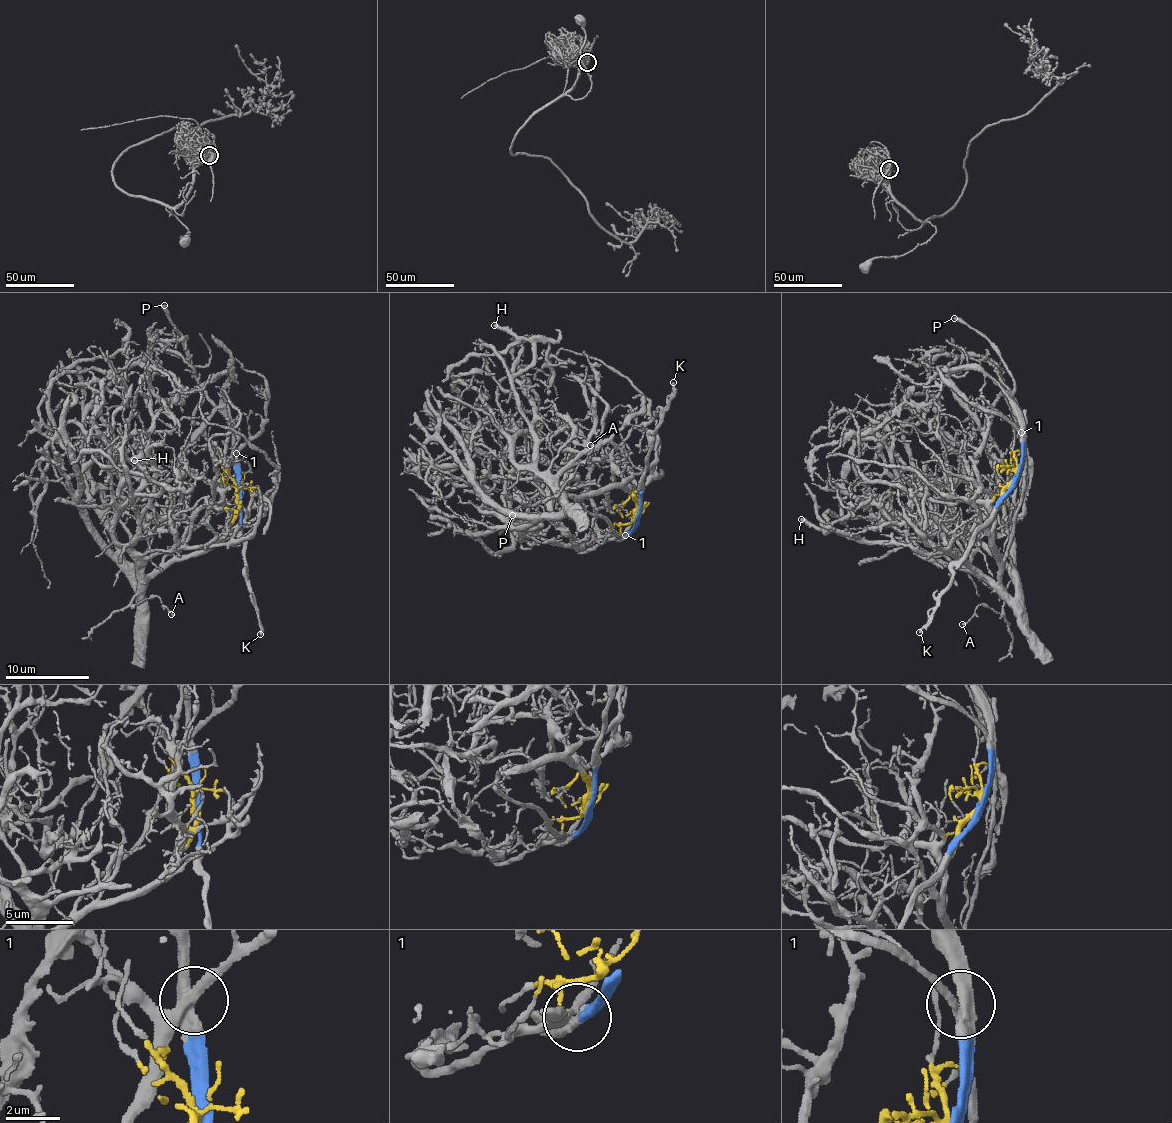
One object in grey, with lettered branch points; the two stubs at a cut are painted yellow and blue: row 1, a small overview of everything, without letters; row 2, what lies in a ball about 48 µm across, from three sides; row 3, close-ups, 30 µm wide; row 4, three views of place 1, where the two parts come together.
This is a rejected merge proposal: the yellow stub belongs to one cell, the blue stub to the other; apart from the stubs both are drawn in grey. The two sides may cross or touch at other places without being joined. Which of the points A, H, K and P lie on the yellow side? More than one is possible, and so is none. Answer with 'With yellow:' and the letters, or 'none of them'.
With yellow: A, H

